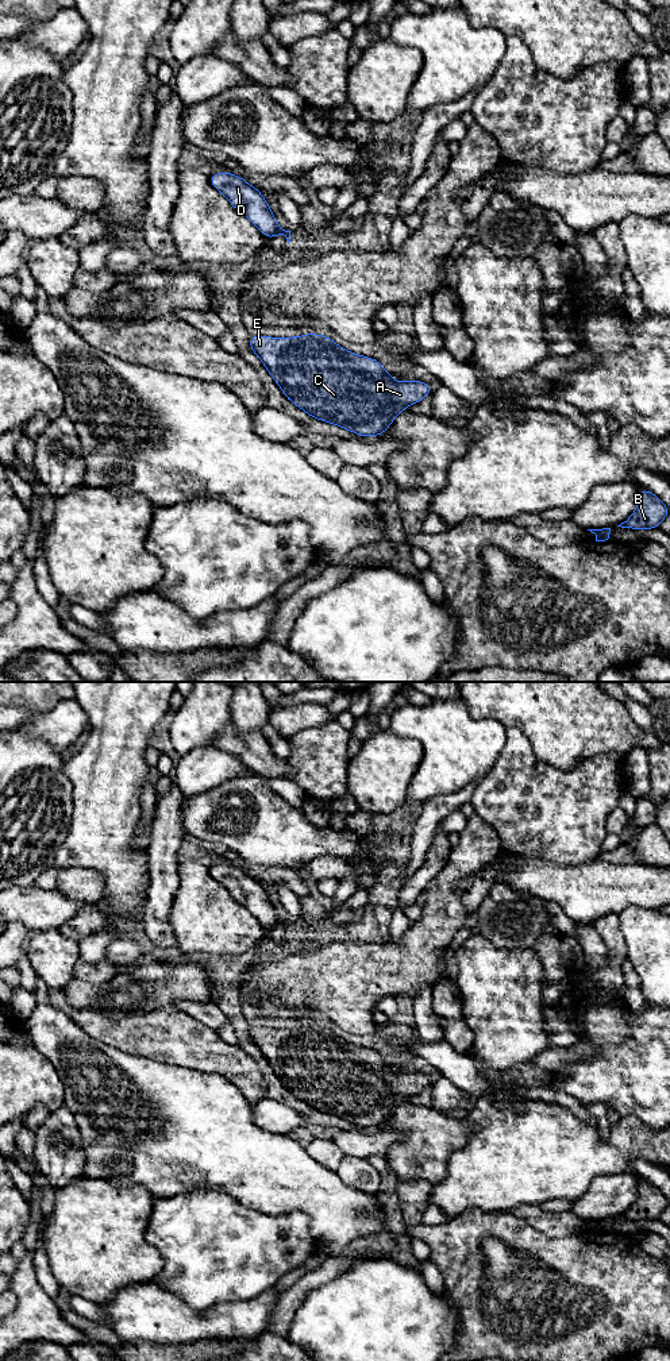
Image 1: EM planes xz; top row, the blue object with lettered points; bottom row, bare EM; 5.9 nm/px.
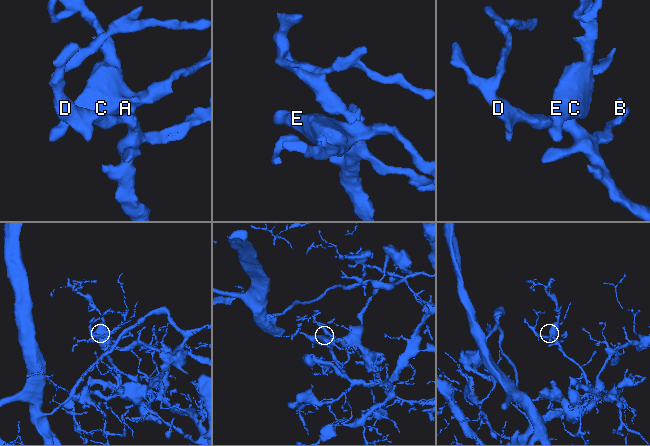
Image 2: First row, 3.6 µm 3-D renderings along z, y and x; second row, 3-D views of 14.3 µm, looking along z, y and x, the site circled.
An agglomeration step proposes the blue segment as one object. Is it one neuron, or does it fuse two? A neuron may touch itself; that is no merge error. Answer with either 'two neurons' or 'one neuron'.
one neuron

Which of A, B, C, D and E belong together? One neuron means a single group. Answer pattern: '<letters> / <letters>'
A B C D E

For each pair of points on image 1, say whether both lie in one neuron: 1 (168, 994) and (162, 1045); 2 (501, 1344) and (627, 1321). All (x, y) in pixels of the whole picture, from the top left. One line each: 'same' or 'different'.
1: different
2: same

